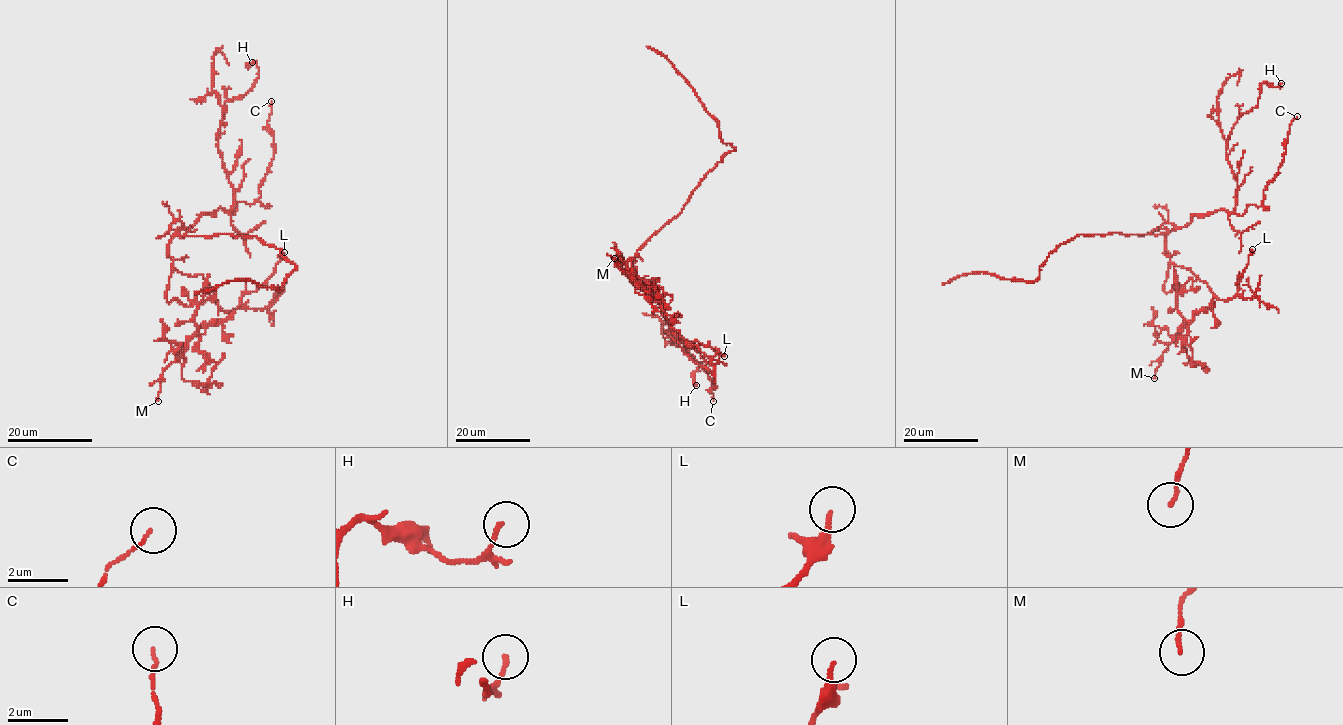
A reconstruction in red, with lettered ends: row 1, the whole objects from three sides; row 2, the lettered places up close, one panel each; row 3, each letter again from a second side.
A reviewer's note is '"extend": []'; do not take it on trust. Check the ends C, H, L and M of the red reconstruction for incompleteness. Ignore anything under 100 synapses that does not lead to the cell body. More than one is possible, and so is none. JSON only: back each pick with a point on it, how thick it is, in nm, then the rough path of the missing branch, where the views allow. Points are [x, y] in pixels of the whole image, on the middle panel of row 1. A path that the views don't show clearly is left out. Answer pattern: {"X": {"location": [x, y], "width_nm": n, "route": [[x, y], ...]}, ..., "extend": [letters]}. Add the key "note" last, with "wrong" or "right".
{"extend": [], "note": "right"}

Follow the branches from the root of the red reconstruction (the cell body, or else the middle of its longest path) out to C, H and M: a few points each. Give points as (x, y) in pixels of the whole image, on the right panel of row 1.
C: (1146, 234), (1182, 228), (1194, 215), (1216, 210), (1241, 215), (1250, 204), (1259, 207), (1297, 116)
H: (1146, 234), (1235, 209), (1237, 180), (1226, 154), (1231, 129), (1257, 105), (1263, 83), (1281, 83)
M: (1146, 234), (1165, 234), (1164, 291), (1182, 295), (1192, 279), (1176, 295), (1181, 336), (1164, 351), (1154, 378)

